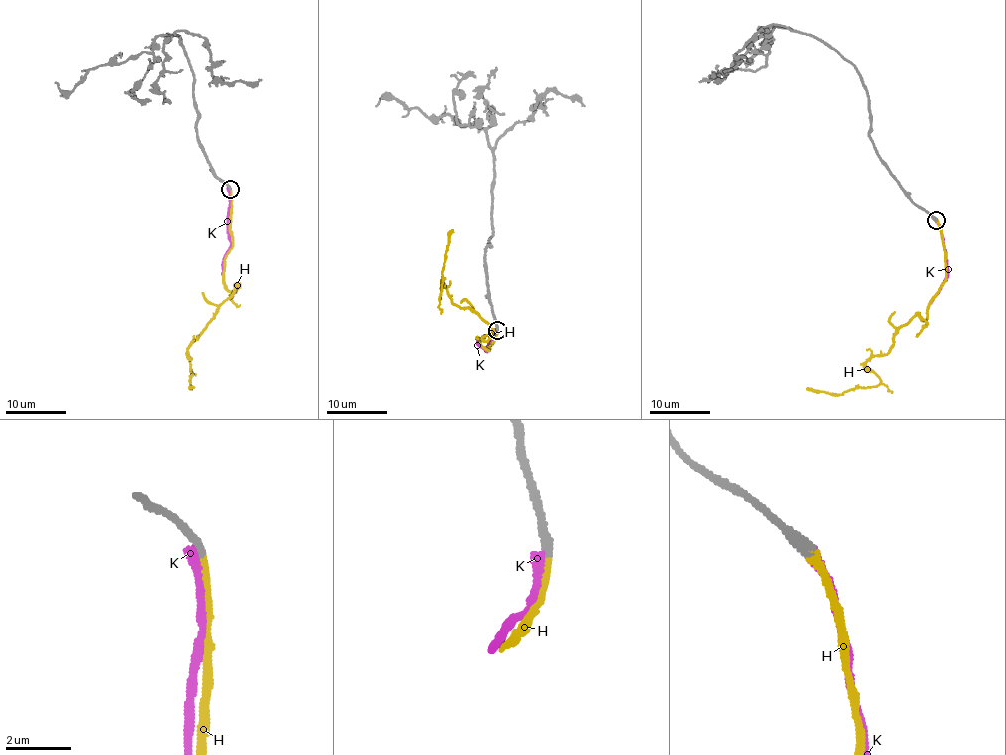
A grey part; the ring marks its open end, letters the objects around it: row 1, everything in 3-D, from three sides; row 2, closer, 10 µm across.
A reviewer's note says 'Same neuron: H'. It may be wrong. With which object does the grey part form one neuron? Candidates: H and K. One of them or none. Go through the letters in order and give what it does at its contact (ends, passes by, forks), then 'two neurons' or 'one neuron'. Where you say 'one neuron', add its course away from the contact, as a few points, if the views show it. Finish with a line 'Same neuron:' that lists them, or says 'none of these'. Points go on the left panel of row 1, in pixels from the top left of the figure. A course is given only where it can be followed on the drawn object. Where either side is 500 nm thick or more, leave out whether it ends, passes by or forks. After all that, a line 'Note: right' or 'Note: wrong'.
H: it ends there; one neuron; it runs (230, 188), (232, 248), (225, 256), (223, 282), (228, 290), (237, 286), (187, 349), (189, 389), (193, 385)
K: it ends there; two neurons
Same neuron: H
Note: right

